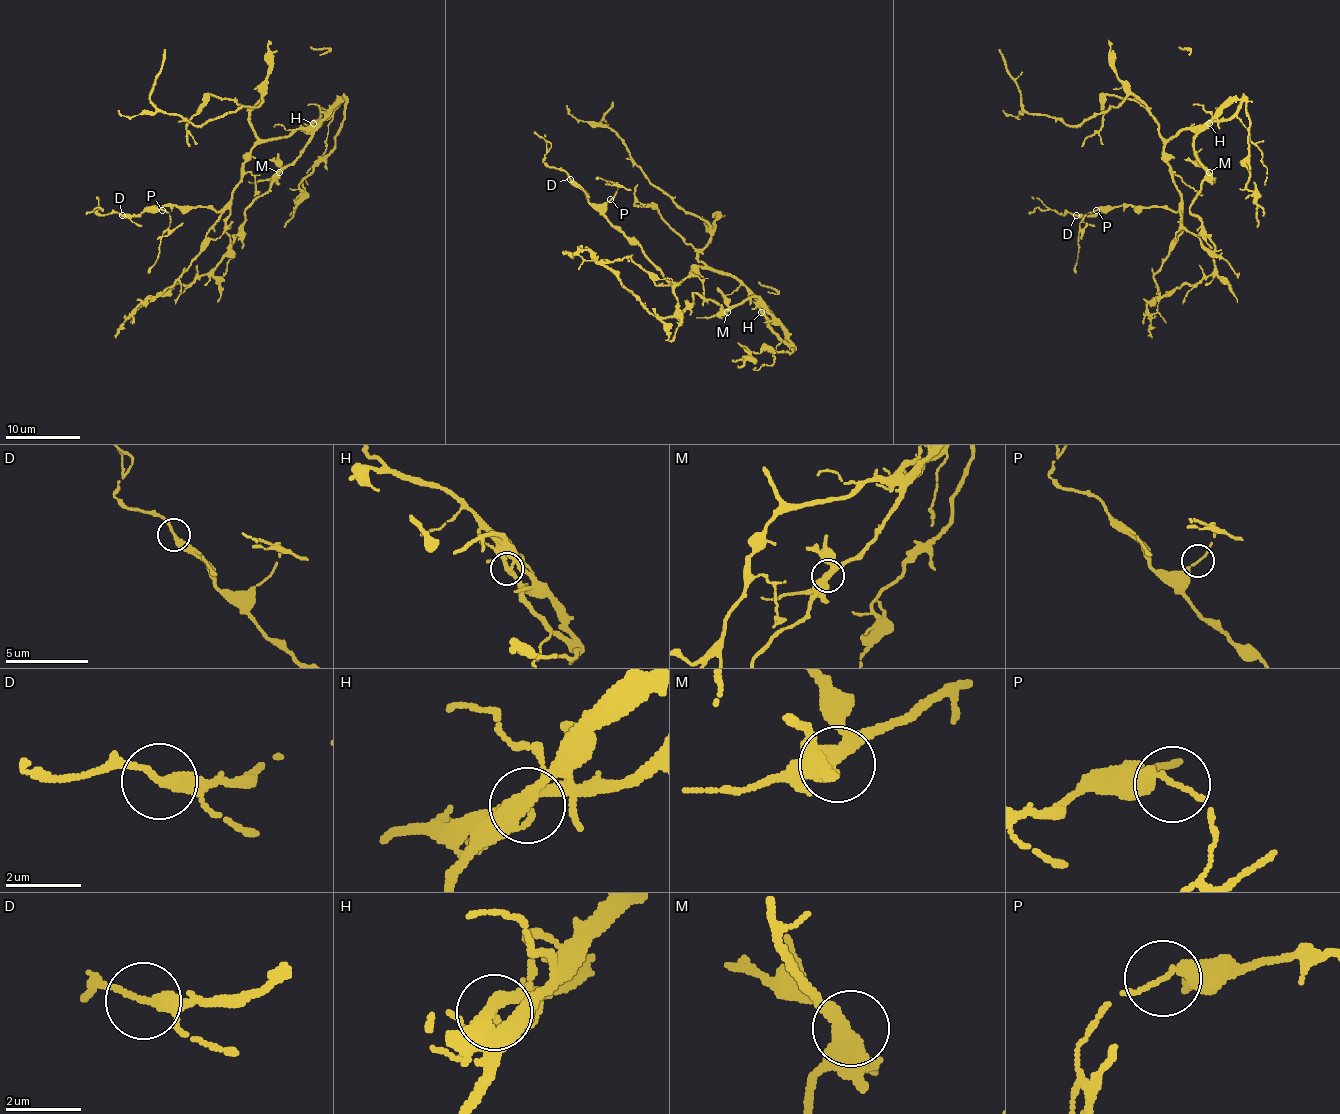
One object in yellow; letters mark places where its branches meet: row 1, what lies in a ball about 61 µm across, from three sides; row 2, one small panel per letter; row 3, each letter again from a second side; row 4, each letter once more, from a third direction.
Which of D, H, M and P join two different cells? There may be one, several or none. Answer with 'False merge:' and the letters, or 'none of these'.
False merge: H

